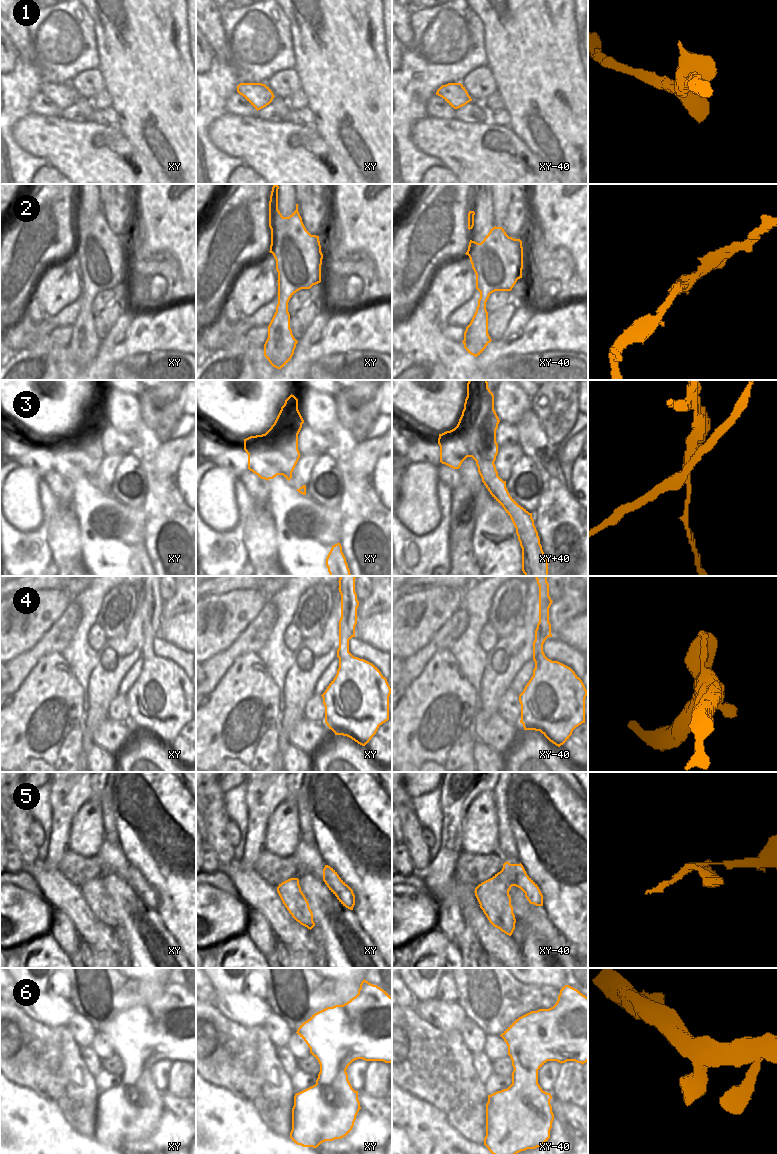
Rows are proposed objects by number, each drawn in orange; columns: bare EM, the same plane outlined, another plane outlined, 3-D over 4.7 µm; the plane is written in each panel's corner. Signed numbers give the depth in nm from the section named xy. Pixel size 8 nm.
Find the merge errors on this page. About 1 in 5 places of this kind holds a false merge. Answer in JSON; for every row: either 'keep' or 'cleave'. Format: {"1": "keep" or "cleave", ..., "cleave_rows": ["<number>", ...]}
{"1": "keep", "2": "keep", "3": "cleave", "4": "keep", "5": "cleave", "6": "keep", "cleave_rows": ["3", "5"]}

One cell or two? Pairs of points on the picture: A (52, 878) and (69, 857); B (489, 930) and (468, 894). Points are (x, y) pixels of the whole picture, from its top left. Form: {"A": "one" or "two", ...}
{"A": "two", "B": "one"}

